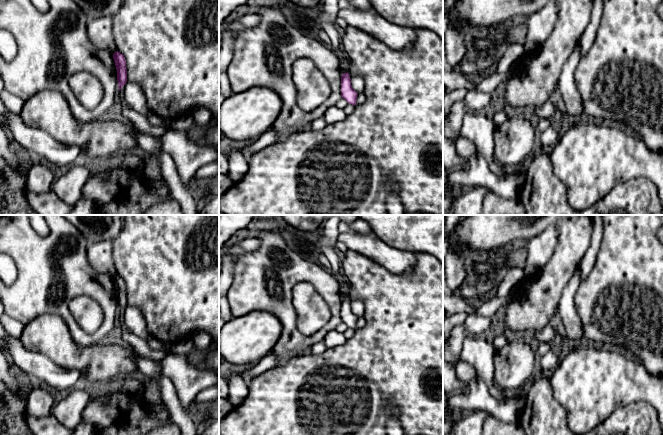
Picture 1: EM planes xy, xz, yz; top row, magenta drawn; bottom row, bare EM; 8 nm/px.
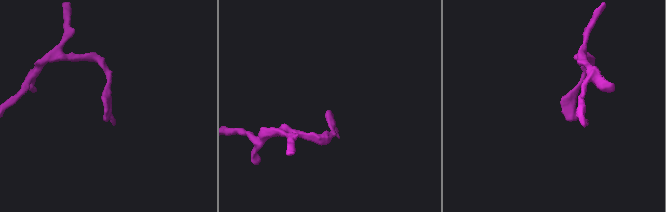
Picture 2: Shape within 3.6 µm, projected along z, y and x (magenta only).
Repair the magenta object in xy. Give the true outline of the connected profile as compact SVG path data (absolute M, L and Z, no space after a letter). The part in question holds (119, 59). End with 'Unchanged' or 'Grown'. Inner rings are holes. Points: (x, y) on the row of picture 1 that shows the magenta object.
M116 51L113 54L113 59L115 62L116 69L117 69L117 81L118 81L119 90L121 90L121 88L127 82L127 69L126 69L125 57L123 54Z. Unchanged

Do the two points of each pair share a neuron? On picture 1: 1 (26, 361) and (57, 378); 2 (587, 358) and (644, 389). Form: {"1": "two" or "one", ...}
{"1": "one", "2": "one"}

